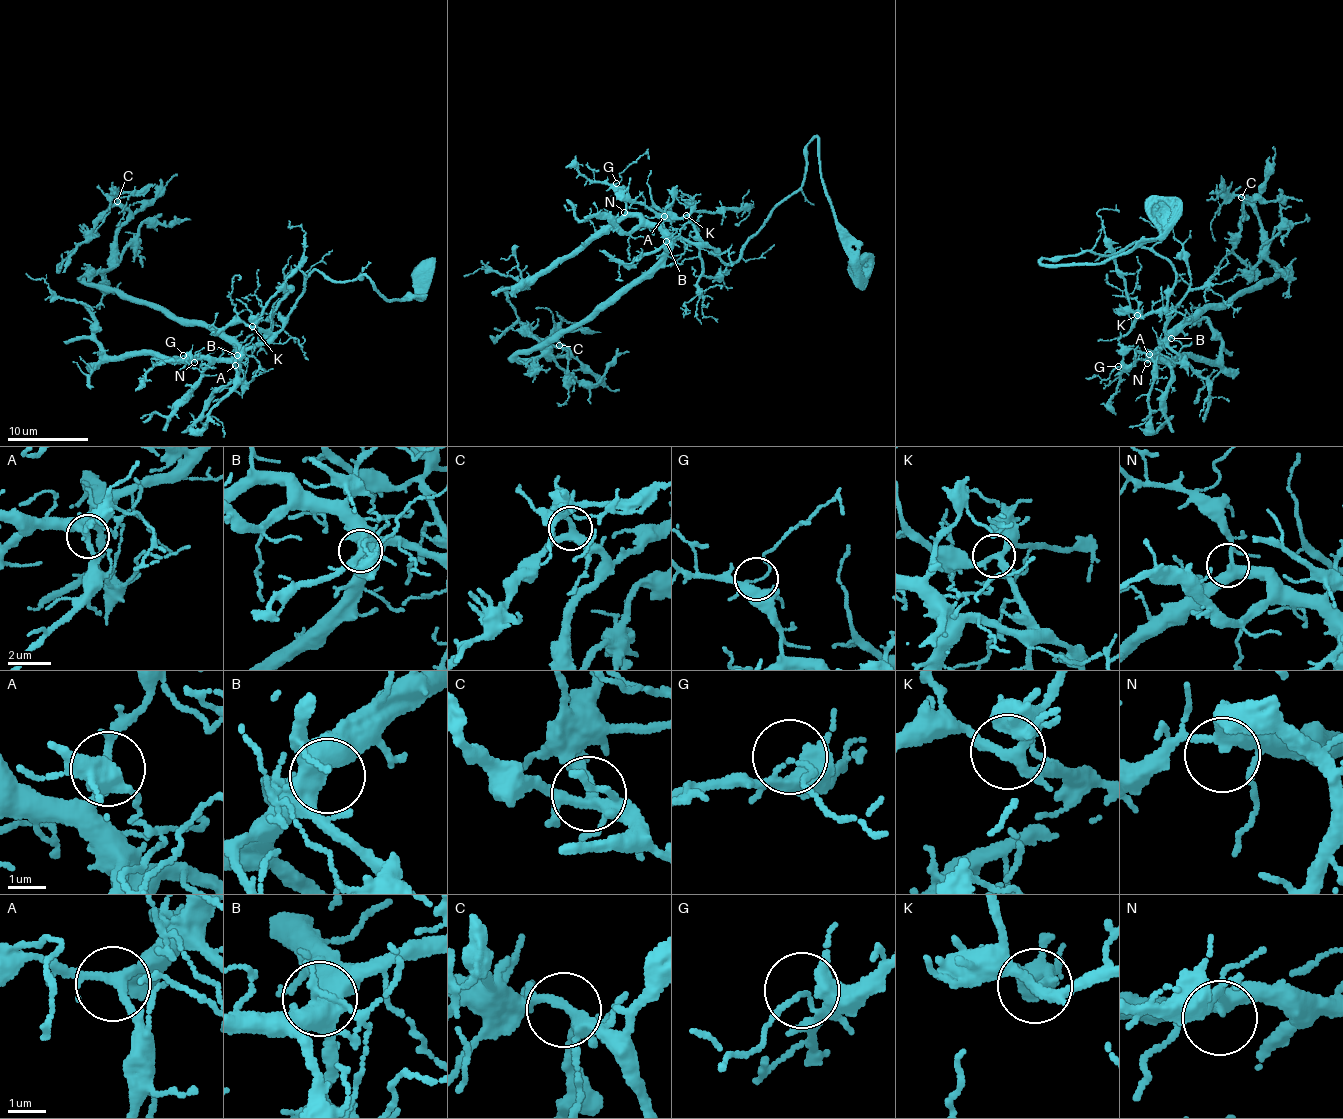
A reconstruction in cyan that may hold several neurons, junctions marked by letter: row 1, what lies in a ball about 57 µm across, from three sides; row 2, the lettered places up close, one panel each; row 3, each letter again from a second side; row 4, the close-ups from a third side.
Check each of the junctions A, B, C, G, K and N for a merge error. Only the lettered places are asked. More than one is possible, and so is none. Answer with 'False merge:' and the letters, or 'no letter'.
False merge: no letter

